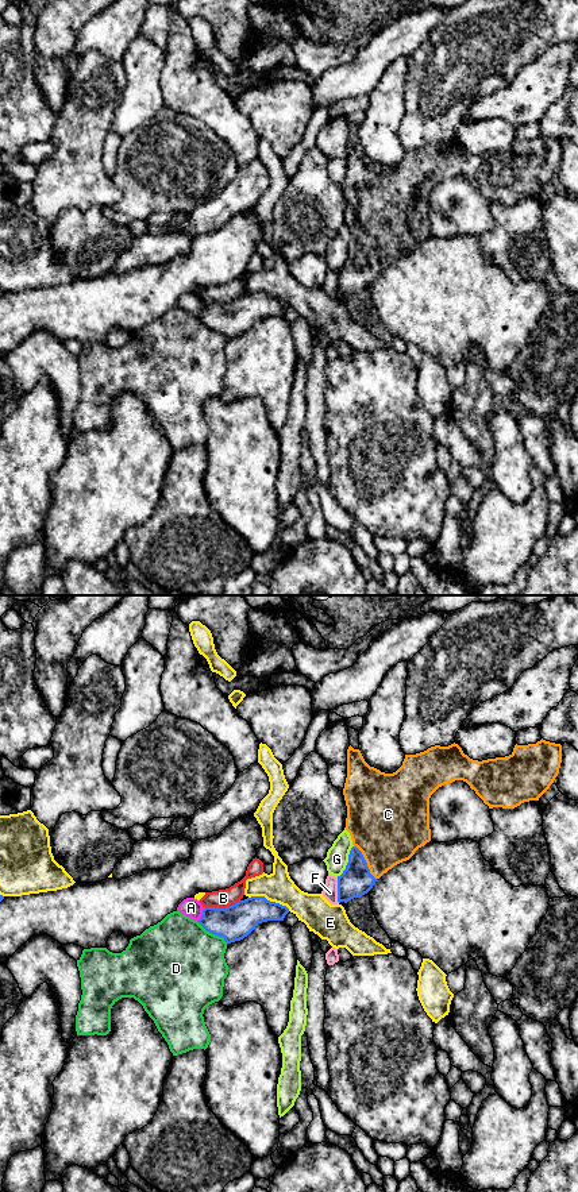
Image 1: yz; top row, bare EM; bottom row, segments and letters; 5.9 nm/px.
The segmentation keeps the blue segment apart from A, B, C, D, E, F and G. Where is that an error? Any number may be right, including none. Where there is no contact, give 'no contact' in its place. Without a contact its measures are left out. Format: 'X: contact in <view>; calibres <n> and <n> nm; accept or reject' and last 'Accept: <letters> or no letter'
A: contact in yz; calibres 200 and 120 nm; reject
B: contact in yz; calibres 200 and 110 nm; reject
C: contact in yz; calibres 190 and 440 nm; accept
D: contact in yz; calibres 200 and 480 nm; reject
E: contact in yz; calibres 200 and 180 nm; reject
F: contact in yz; calibres 190 and 90 nm; reject
G: contact in yz; calibres 190 and 130 nm; reject
Accept: C

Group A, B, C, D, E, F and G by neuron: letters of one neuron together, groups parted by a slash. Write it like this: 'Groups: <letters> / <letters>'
Groups: A / B / C / D / E / F / G

